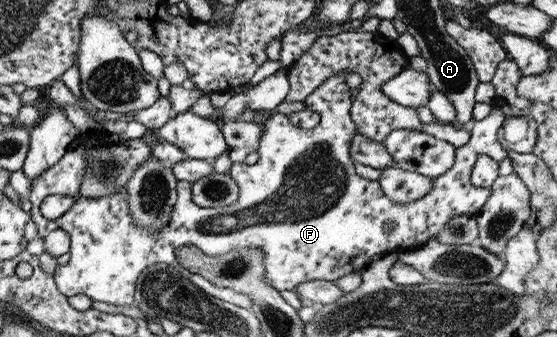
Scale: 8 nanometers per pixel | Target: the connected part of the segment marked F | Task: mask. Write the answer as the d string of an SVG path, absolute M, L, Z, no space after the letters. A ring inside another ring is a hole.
M334 73L329 76L322 86L318 86L308 98L304 98L303 104L306 110L319 114L319 122L311 129L295 127L284 114L274 111L264 122L258 137L258 146L255 148L257 161L247 165L233 163L228 175L235 180L239 188L238 198L230 206L220 208L202 208L196 206L190 199L190 183L187 180L179 180L175 183L177 197L173 204L171 217L165 225L156 231L149 231L144 227L135 225L128 208L128 191L122 189L117 193L103 197L86 198L79 194L79 188L87 168L85 150L87 148L100 148L106 134L101 130L90 130L86 134L79 133L70 148L46 170L31 178L28 200L31 204L30 218L34 222L37 236L43 240L48 232L59 228L66 232L69 239L70 257L64 265L57 265L52 276L56 288L65 297L75 294L85 294L94 302L106 302L116 306L135 305L133 302L133 289L135 280L142 269L155 263L165 263L180 272L201 291L208 293L218 300L249 309L251 300L246 293L239 293L229 288L219 287L208 282L200 275L192 274L180 267L175 259L174 250L180 246L194 246L205 255L218 256L226 254L235 248L259 248L263 252L264 274L263 279L272 288L278 291L293 289L297 284L311 280L333 281L345 274L361 272L366 268L369 260L380 253L398 252L406 248L426 243L428 240L442 232L442 229L451 221L451 218L460 215L472 215L478 213L490 191L485 188L476 188L469 182L470 171L479 154L484 154L495 161L507 156L507 151L497 141L497 130L505 121L502 111L492 108L484 118L473 121L469 126L469 139L455 149L454 162L438 177L432 178L430 191L404 204L393 203L379 187L377 180L366 180L355 173L354 162L349 153L352 135L357 127L349 115L351 106L348 98L348 86L344 83L346 73ZM50 194L61 194L76 199L70 209L60 217L47 220L40 215L40 202ZM390 222L392 231L386 233L384 224Z

